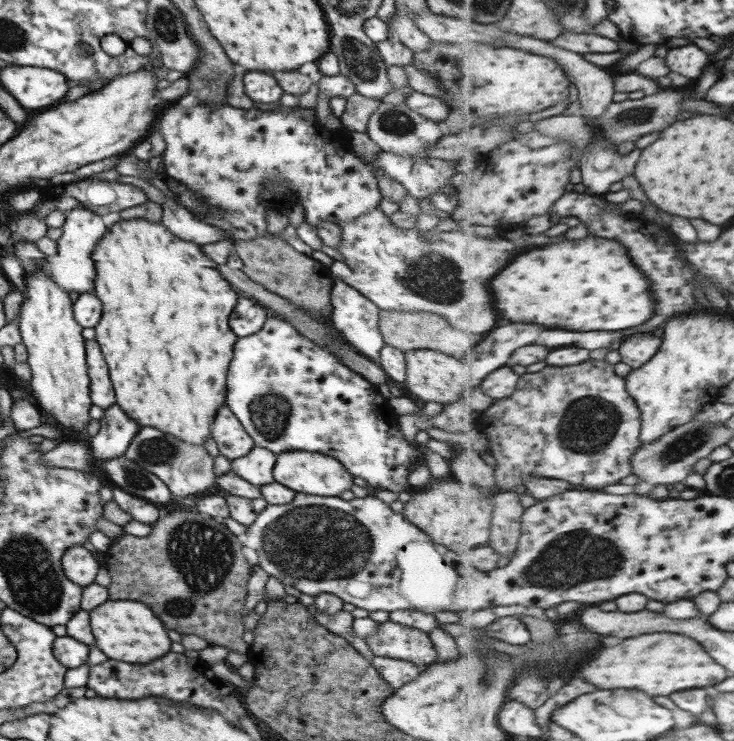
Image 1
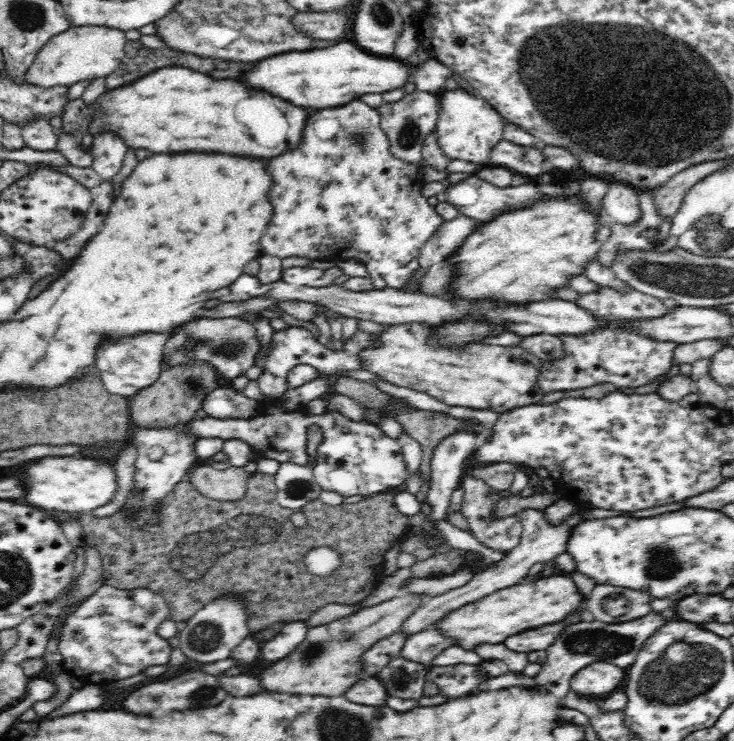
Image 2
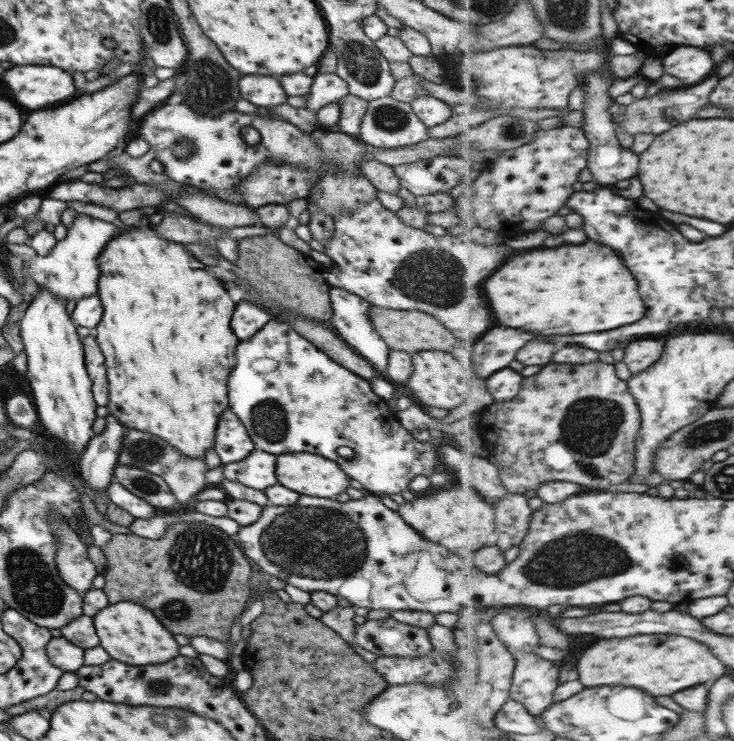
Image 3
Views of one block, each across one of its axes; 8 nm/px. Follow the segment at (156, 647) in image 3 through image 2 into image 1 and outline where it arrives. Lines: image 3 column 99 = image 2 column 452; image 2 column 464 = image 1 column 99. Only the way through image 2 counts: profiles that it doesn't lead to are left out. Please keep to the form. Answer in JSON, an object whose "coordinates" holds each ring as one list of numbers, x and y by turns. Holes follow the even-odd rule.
{"coordinates":[[108,599,89,612,89,623,96,646,112,660,146,664,148,660,156,660,170,652,170,638,162,621,145,603,130,599]]}

